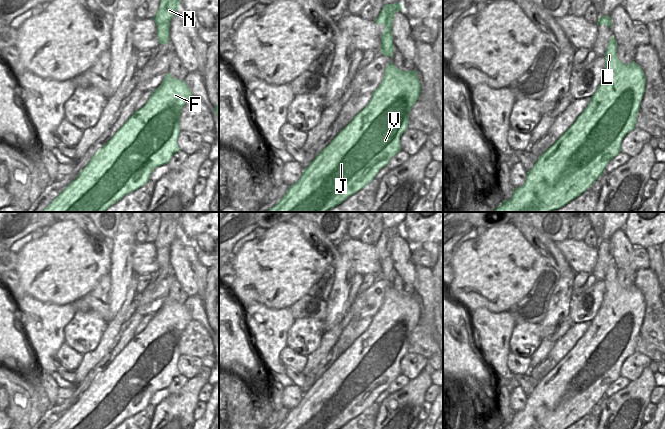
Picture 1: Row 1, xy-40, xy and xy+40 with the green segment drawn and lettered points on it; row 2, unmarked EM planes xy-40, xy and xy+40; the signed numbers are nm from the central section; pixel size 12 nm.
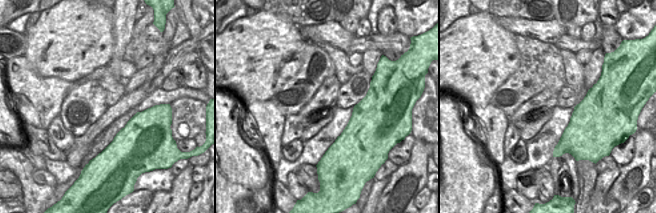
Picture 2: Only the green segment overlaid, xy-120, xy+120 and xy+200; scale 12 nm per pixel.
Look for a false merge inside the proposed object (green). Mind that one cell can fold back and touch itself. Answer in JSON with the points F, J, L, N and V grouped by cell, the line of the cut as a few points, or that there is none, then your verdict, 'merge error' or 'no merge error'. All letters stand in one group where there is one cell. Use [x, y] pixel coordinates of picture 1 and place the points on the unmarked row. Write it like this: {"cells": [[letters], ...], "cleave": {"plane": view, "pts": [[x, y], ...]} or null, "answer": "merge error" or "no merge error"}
{"cells": [["F", "J", "L", "V"], ["N"]], "cleave": {"plane": "xy", "pts": [[393, 270], [381, 273]]}, "answer": "merge error"}

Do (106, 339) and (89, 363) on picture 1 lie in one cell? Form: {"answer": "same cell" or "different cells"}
{"answer": "same cell"}

